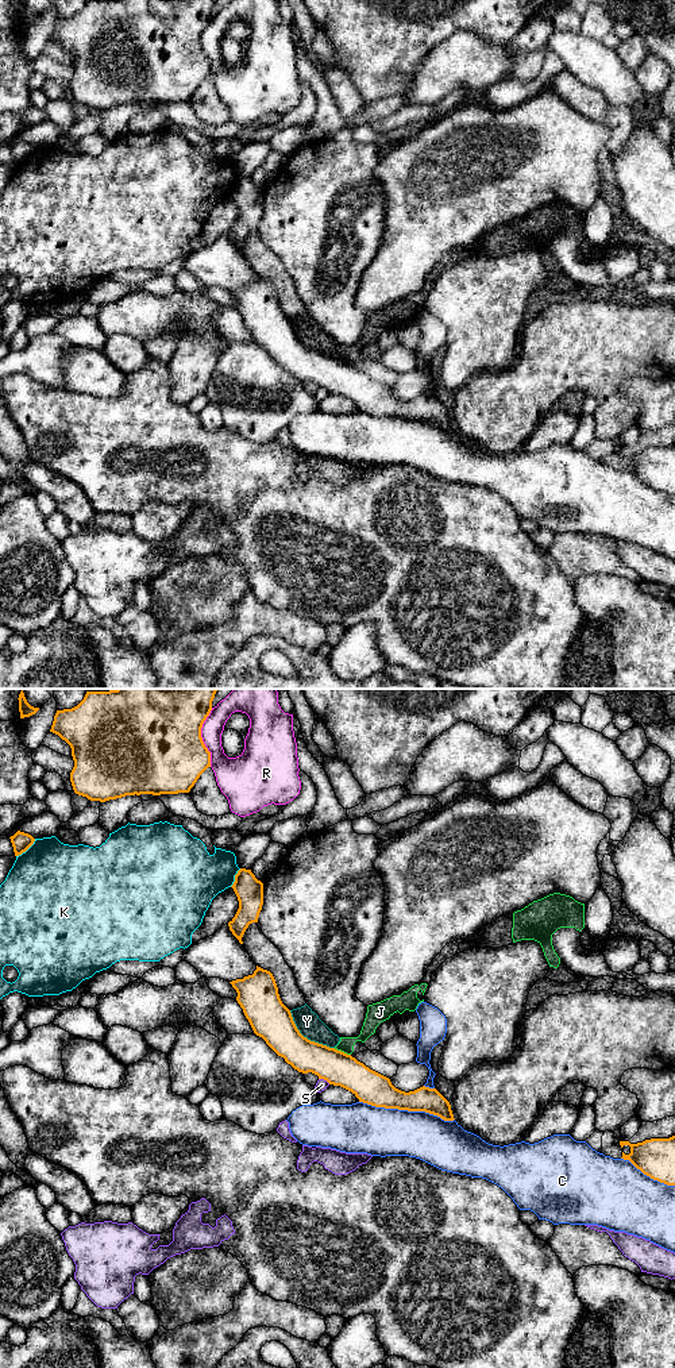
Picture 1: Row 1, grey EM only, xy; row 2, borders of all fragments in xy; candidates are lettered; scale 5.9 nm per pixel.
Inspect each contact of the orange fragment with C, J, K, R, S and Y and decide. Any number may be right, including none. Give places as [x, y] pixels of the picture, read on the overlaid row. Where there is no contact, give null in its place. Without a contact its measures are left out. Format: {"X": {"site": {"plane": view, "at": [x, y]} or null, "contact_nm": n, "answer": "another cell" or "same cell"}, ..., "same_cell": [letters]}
{"C": {"site": {"plane": "xy", "at": [407, 1109]}, "contact_nm": 600, "answer": "another cell"}, "J": {"site": {"plane": "xy", "at": [342, 1052]}, "contact_nm": 110, "answer": "another cell"}, "K": {"site": {"plane": "xy", "at": [26, 850]}, "contact_nm": 160, "answer": "another cell"}, "R": {"site": {"plane": "xy", "at": [201, 738]}, "contact_nm": 360, "answer": "another cell"}, "S": {"site": {"plane": "xy", "at": [324, 1079]}, "contact_nm": 80, "answer": "another cell"}, "Y": {"site": {"plane": "xy", "at": [305, 1037]}, "contact_nm": 360, "answer": "another cell"}, "same_cell": []}

